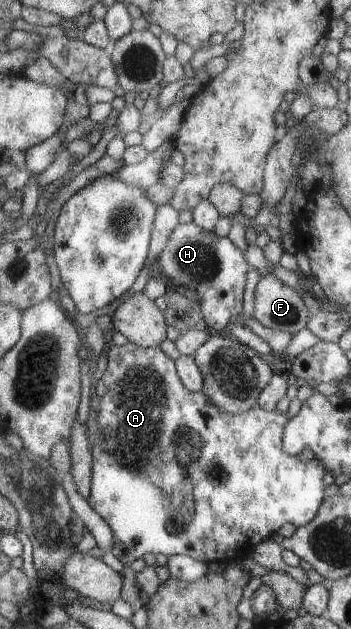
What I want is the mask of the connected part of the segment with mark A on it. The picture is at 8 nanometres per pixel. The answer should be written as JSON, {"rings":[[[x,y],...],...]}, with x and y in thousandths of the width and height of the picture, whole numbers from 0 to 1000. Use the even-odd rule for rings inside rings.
{"rings":[[[362,544],[356,548],[311,548],[308,580],[291,601],[279,606],[271,628],[259,631],[254,647],[251,693],[268,727],[262,785],[251,797],[259,806],[299,824],[322,841],[322,876],[328,882],[373,898],[379,892],[407,886],[416,879],[462,879],[476,884],[524,882],[550,889],[581,892],[590,897],[627,893],[638,900],[655,893],[678,893],[721,882],[721,873],[755,859],[772,857],[812,831],[832,831],[846,838],[886,831],[909,816],[917,800],[929,795],[926,755],[937,744],[920,734],[892,731],[869,736],[852,727],[823,723],[809,712],[809,685],[829,665],[818,657],[795,653],[755,653],[744,647],[721,647],[698,657],[652,657],[618,644],[607,644],[595,633],[573,622],[538,622],[516,603],[501,572],[484,571],[459,558],[459,552],[425,555],[390,552],[385,545]]]}

